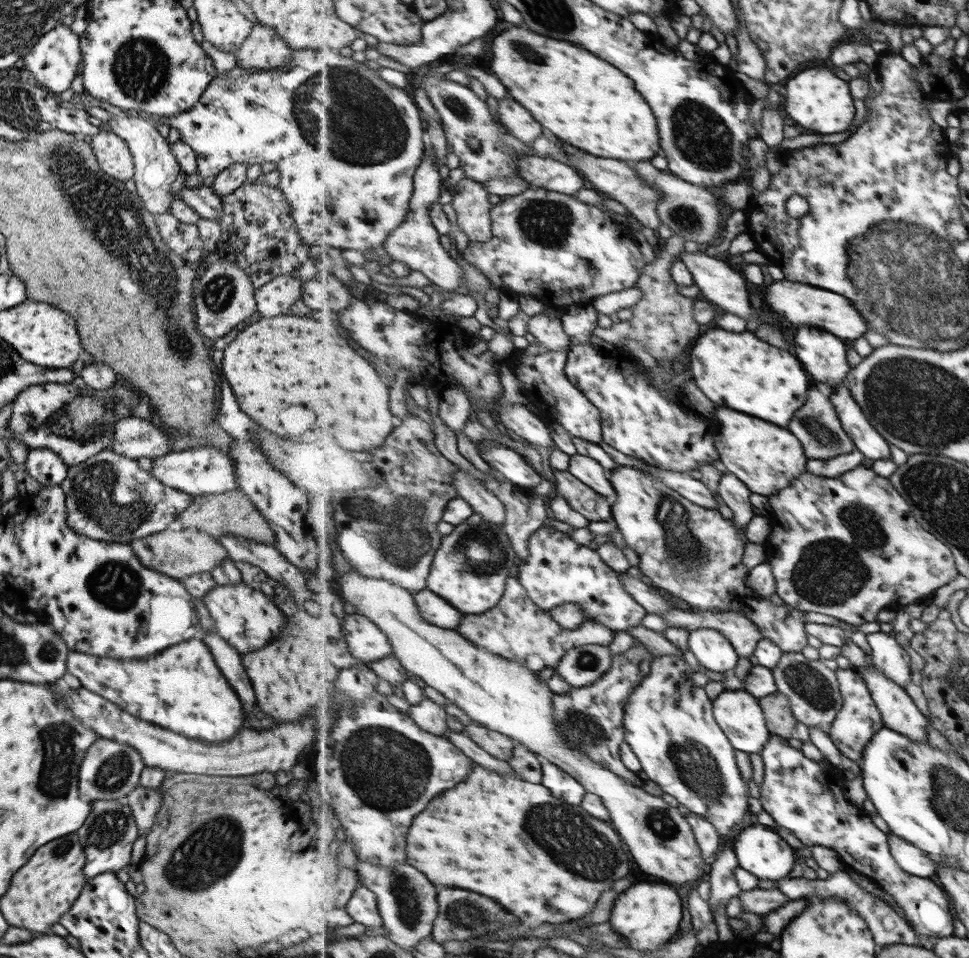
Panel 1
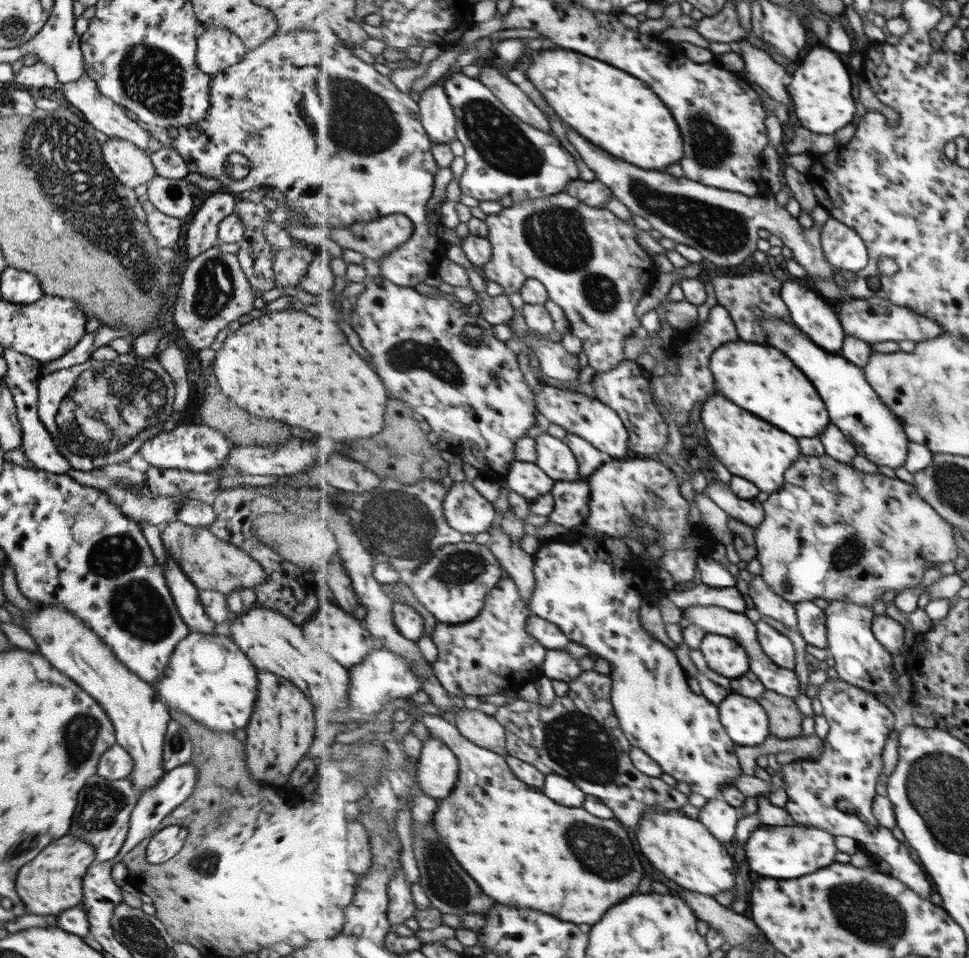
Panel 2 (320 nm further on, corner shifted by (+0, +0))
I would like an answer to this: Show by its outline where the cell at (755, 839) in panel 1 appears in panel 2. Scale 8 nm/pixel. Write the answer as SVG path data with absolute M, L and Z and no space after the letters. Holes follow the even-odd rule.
M795 824L789 826L760 825L750 833L743 846L750 868L769 878L801 878L825 866L831 866L838 856L836 836L825 829Z

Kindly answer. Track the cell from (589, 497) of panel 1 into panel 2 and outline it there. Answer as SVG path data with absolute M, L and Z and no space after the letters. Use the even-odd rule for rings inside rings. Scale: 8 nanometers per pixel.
M586 479L557 481L554 491L554 511L549 521L571 531L591 518L591 487Z

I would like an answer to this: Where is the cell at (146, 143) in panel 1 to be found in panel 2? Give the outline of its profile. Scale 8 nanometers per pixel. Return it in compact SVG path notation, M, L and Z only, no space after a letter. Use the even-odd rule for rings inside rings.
M87 73L73 82L62 84L62 89L60 91L64 94L65 100L81 112L85 120L93 129L102 132L109 139L117 138L131 142L135 147L143 149L149 156L150 152L146 150L147 142L149 140L148 132L145 132L145 130L141 129L133 119L130 119L124 113L124 110L120 105L115 104L112 100L103 96L97 90L95 81L89 78Z

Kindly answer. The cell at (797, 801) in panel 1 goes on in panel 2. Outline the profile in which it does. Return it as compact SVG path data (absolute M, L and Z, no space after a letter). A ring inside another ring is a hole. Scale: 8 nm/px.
M827 679L820 687L818 696L824 708L824 716L829 724L829 731L825 741L824 754L817 761L794 761L790 764L781 765L782 775L787 784L787 803L785 808L793 815L799 825L823 828L835 836L850 836L855 838L862 845L862 850L870 857L878 856L891 866L891 875L902 880L909 888L919 893L924 899L929 899L931 893L935 892L935 884L931 884L931 878L927 880L927 873L911 858L912 852L906 842L900 842L893 836L890 828L881 826L881 822L873 816L873 800L877 795L877 784L884 780L883 770L883 748L887 744L887 736L897 728L896 715L877 699L877 695L866 689L858 688L853 684L848 684L842 679ZM844 799L852 806L854 812L843 815L837 802Z

